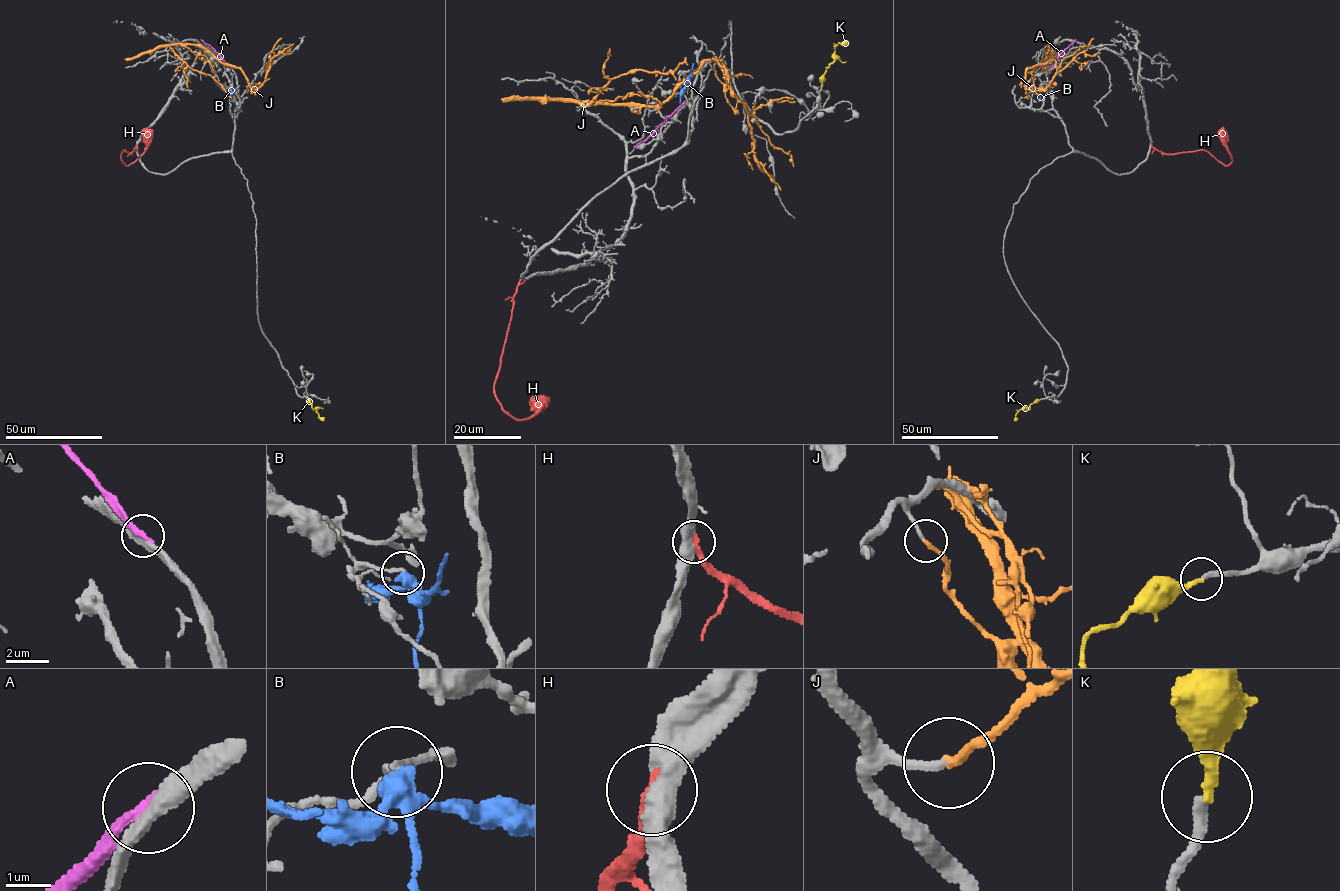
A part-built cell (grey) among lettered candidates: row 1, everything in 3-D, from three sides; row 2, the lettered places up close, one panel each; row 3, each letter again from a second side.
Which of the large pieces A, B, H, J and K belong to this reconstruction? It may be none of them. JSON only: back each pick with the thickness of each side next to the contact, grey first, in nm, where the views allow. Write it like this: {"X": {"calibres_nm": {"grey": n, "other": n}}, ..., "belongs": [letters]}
{"H": {"calibres_nm": {"grey": 500, "other": 400}}, "K": {"calibres_nm": {"grey": 240, "other": 240}}, "belongs": ["H", "K"]}

